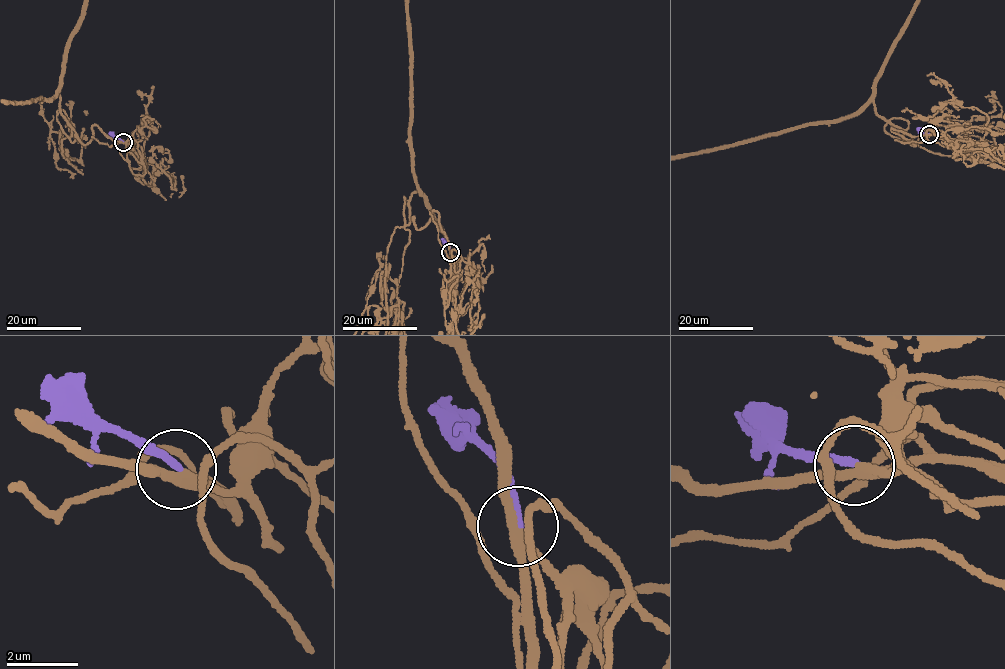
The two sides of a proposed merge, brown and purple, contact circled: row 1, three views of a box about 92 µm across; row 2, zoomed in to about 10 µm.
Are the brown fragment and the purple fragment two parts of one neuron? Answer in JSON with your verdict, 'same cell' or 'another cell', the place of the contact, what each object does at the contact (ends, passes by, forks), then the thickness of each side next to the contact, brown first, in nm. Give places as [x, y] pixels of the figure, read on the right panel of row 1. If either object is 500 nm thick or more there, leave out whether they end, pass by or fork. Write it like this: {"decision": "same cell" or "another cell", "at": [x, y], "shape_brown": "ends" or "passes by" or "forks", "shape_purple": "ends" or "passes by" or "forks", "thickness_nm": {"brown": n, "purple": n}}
{"decision": "same cell", "at": [929, 134], "shape_brown": "forks", "shape_purple": "ends", "thickness_nm": {"brown": 240, "purple": 200}}

